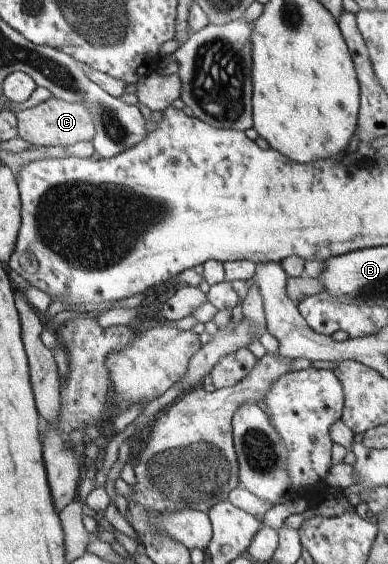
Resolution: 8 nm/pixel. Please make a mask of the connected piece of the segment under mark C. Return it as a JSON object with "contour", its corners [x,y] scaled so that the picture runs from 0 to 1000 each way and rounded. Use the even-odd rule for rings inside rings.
{"contour":[[[126,170],[116,181],[85,191],[44,199],[46,243],[70,250],[90,262],[152,257],[173,261],[206,250],[237,252],[245,245],[245,213],[229,191],[209,181],[168,181],[152,174]]]}

